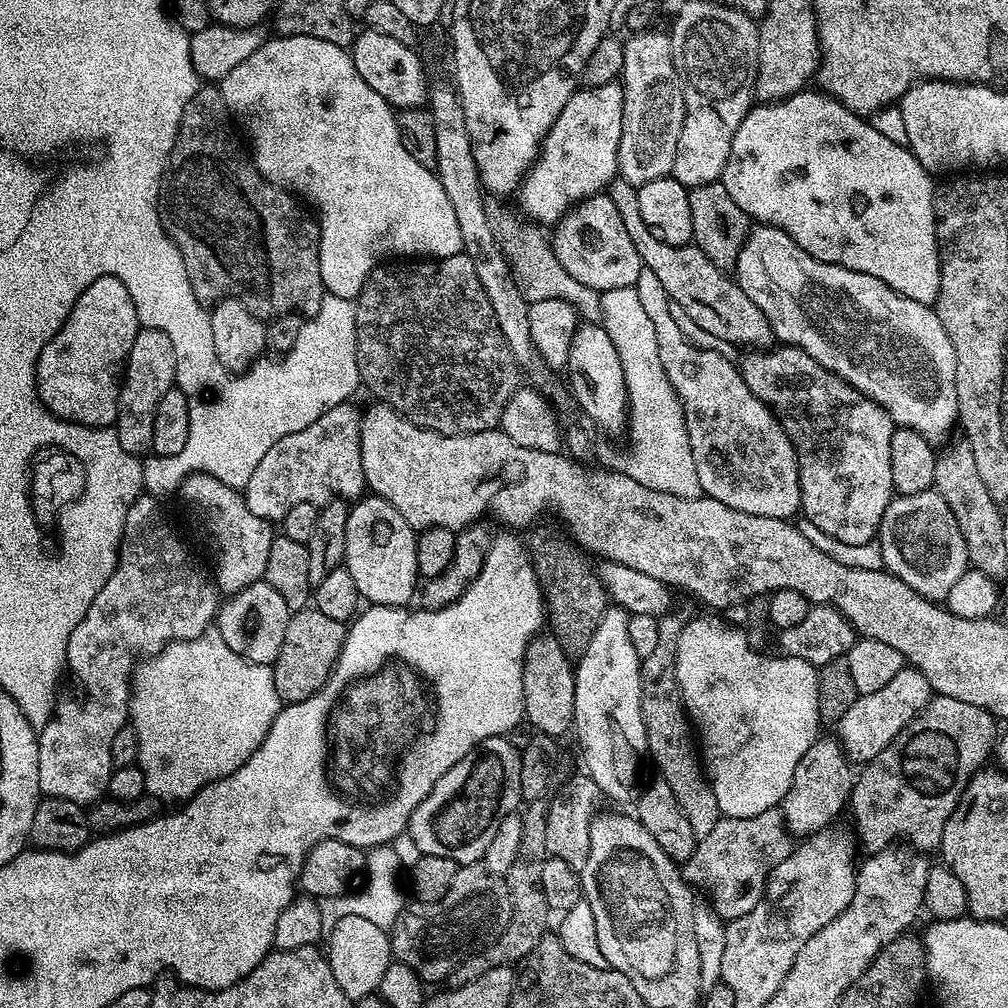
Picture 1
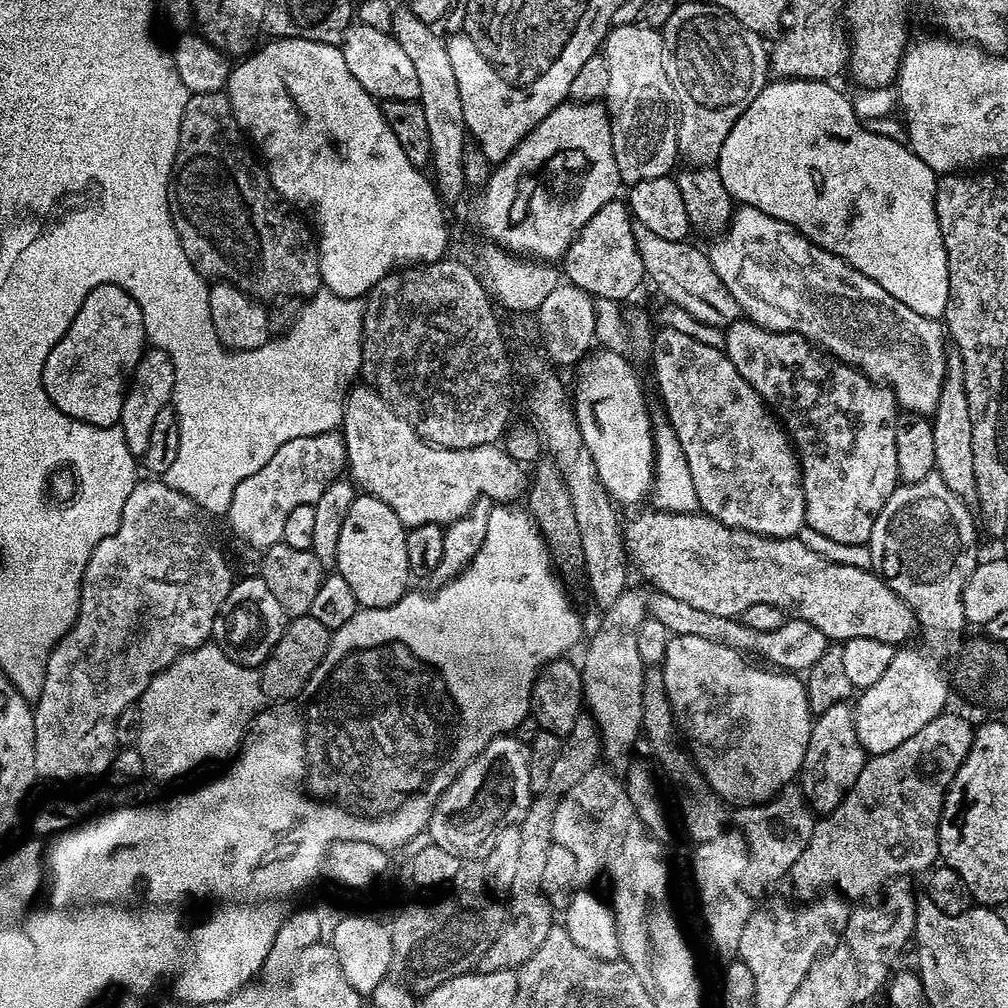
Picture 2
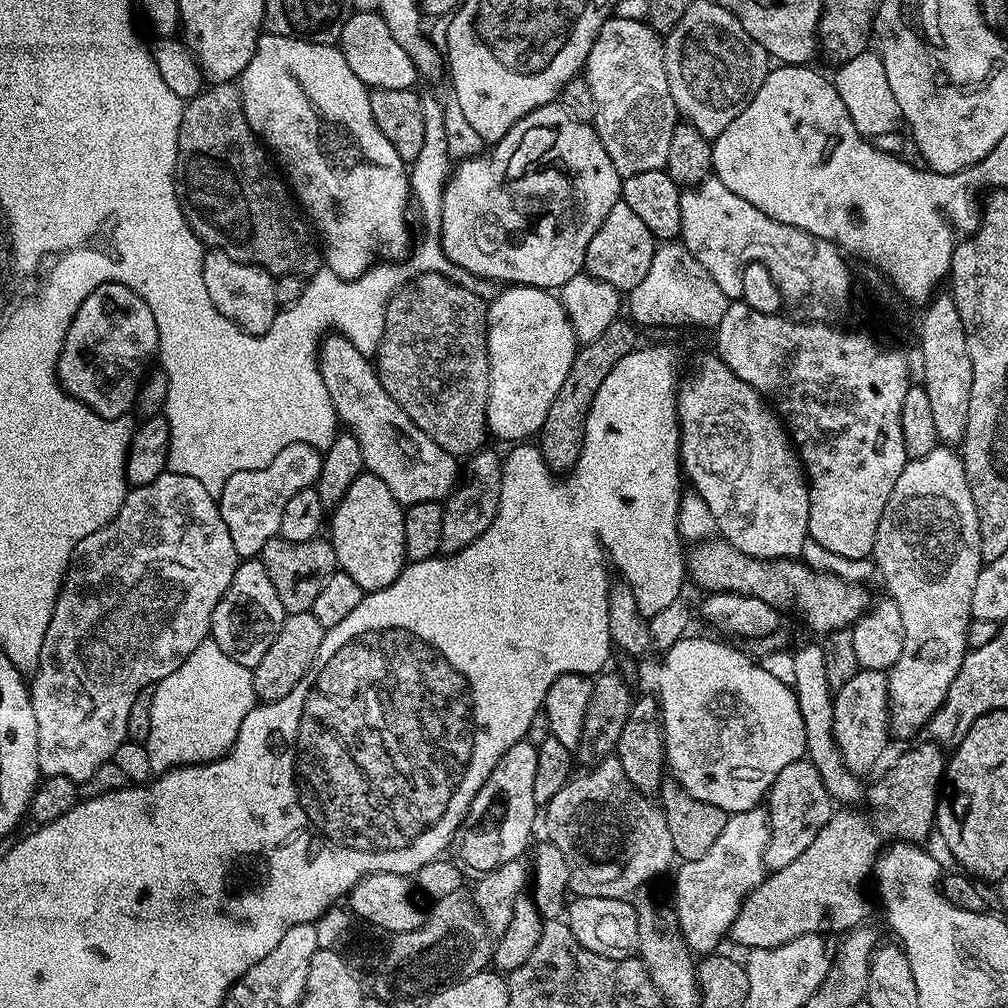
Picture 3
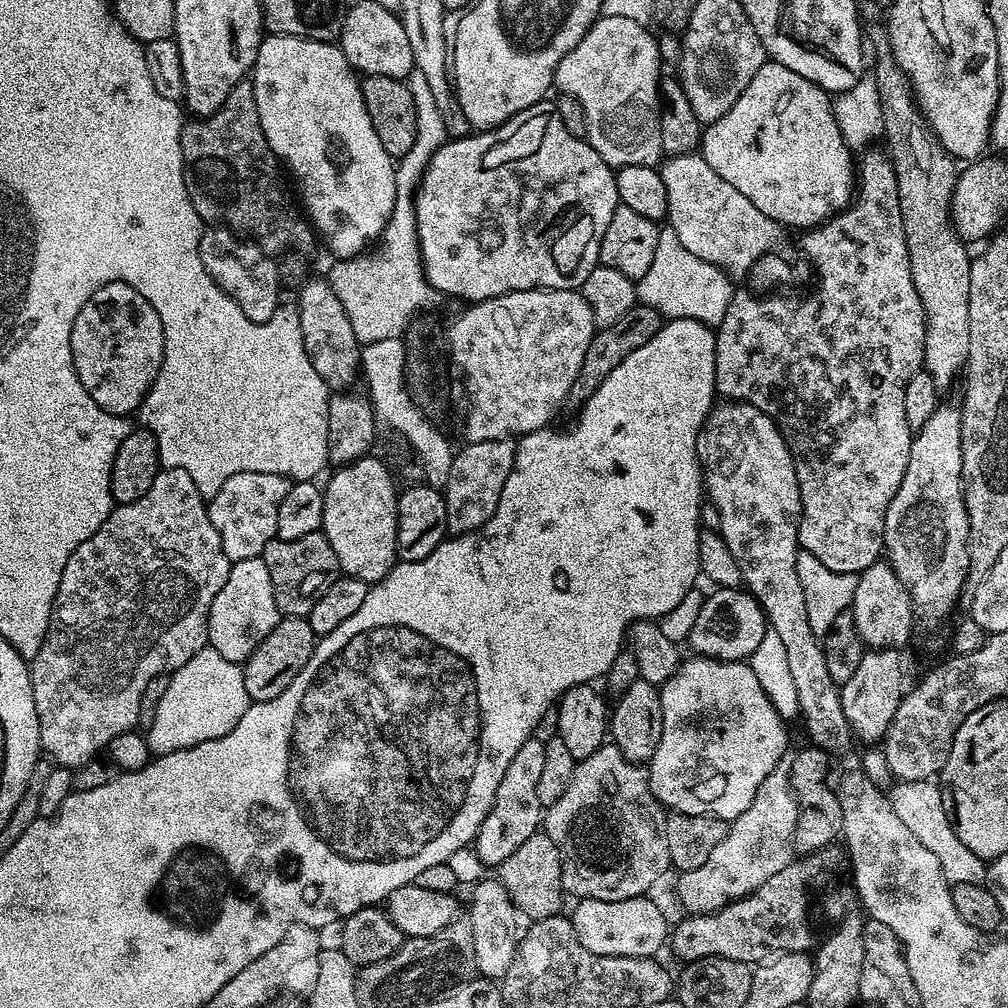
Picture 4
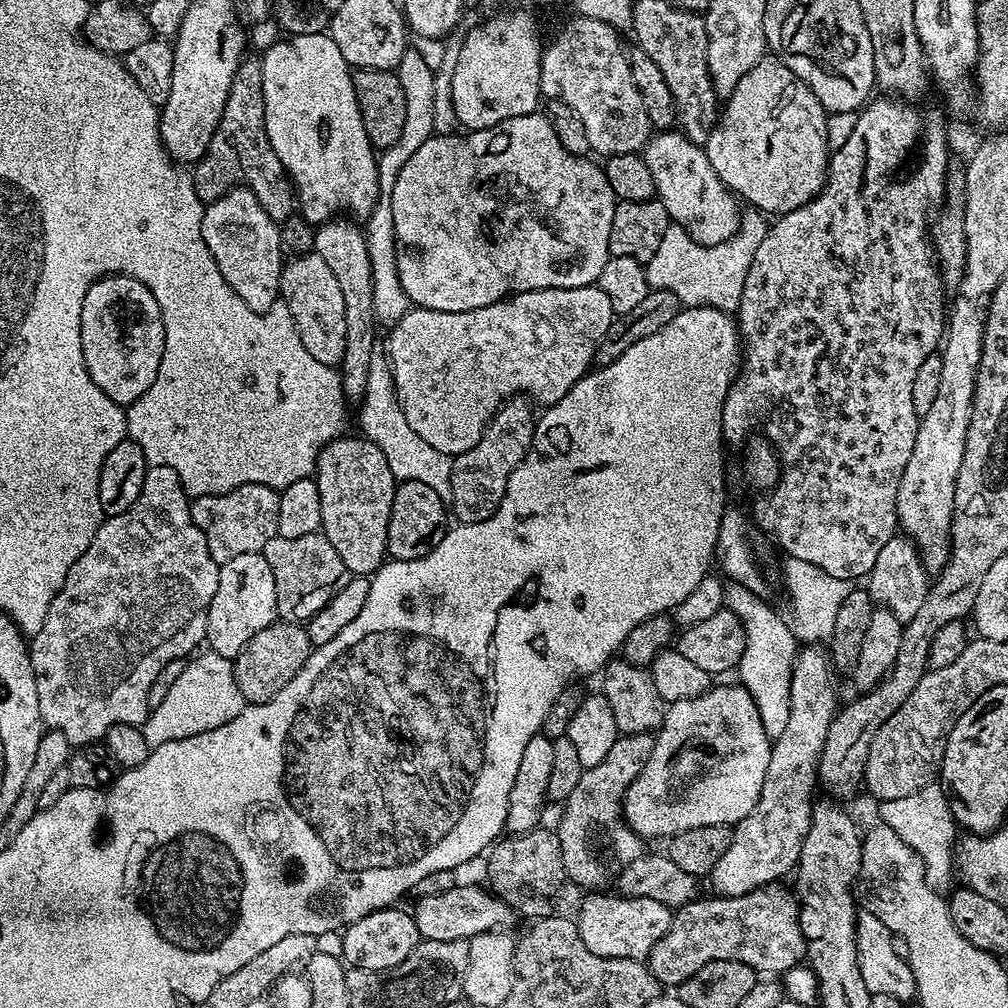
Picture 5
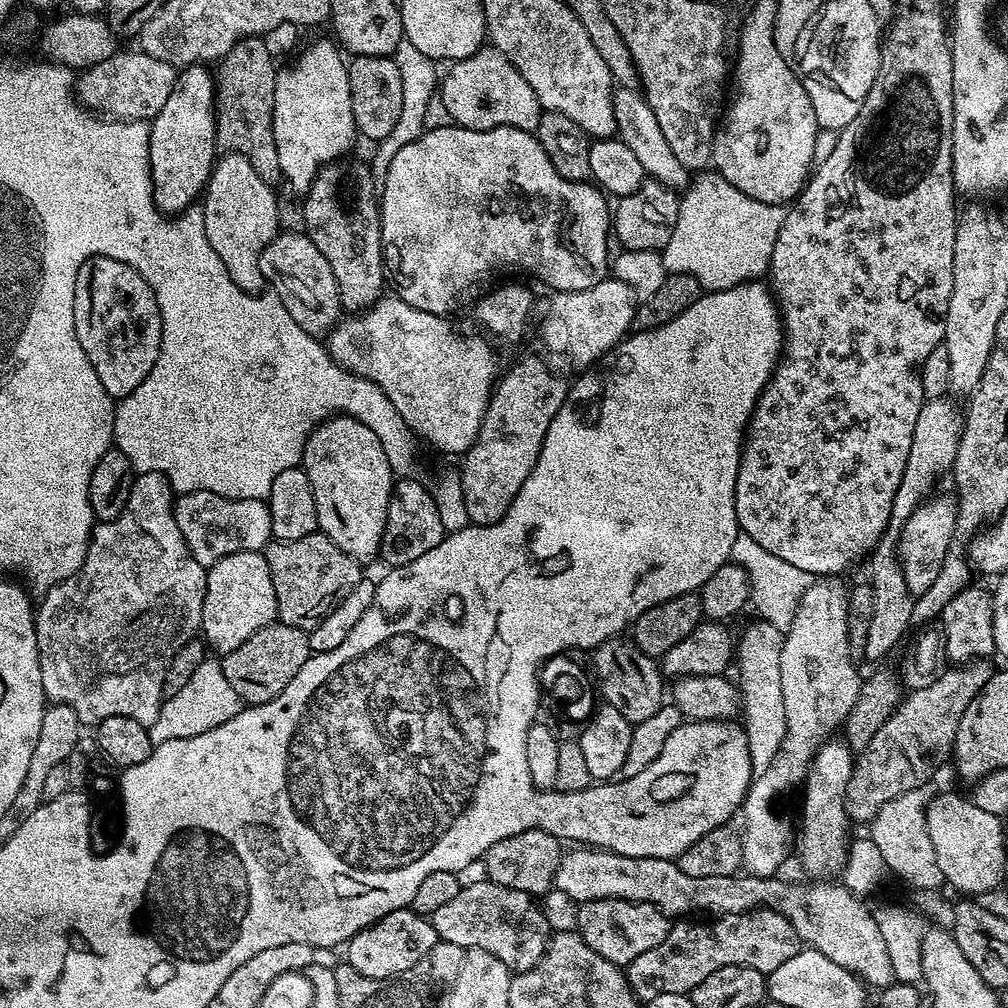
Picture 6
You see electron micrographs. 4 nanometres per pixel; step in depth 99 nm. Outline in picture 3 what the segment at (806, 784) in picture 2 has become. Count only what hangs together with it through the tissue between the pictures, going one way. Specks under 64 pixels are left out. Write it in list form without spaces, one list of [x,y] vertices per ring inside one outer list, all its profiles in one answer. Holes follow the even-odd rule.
[[[861,668],[846,682],[846,686],[835,689],[834,738],[842,758],[851,772],[865,774],[884,756],[890,737],[890,701],[888,698],[888,672]]]

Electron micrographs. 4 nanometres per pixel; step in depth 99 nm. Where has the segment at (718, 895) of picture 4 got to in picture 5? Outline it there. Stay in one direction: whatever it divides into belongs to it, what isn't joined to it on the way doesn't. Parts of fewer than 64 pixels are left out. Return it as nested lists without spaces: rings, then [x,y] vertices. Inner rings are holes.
[[[804,646],[797,651],[796,661],[792,666],[790,678],[790,719],[786,730],[774,741],[770,754],[770,766],[766,766],[766,778],[762,782],[762,794],[750,810],[746,818],[742,818],[732,828],[732,841],[726,854],[718,858],[718,866],[710,873],[710,881],[721,893],[729,896],[740,896],[760,888],[764,884],[777,883],[788,871],[795,869],[800,862],[802,842],[806,842],[806,834],[812,825],[812,791],[818,788],[818,765],[822,746],[826,746],[827,735],[830,734],[832,720],[838,711],[836,704],[836,676],[832,673],[833,661],[829,653],[823,652],[820,646]]]

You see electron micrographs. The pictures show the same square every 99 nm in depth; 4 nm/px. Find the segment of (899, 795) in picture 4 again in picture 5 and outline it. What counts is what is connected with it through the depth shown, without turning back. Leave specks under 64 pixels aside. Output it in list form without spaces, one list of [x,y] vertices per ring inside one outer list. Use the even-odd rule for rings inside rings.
[[[933,782],[922,790],[915,791],[914,794],[906,795],[905,798],[883,800],[878,808],[882,818],[881,823],[910,846],[925,864],[924,877],[927,885],[935,893],[945,895],[953,887],[956,840],[953,835],[958,828],[952,819],[952,811],[949,809],[943,785]]]

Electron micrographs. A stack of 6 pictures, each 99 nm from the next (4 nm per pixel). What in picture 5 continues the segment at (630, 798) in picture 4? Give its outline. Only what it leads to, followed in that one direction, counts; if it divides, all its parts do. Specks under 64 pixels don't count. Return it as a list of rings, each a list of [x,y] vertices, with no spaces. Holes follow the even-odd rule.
[[[646,732],[621,735],[611,747],[610,754],[598,766],[584,769],[578,786],[574,786],[574,794],[563,801],[564,813],[560,816],[558,835],[564,871],[569,881],[586,883],[603,856],[613,860],[616,866],[623,866],[642,855],[641,837],[622,819],[622,801],[625,787],[633,784],[638,774],[642,774],[655,745],[656,736]]]

